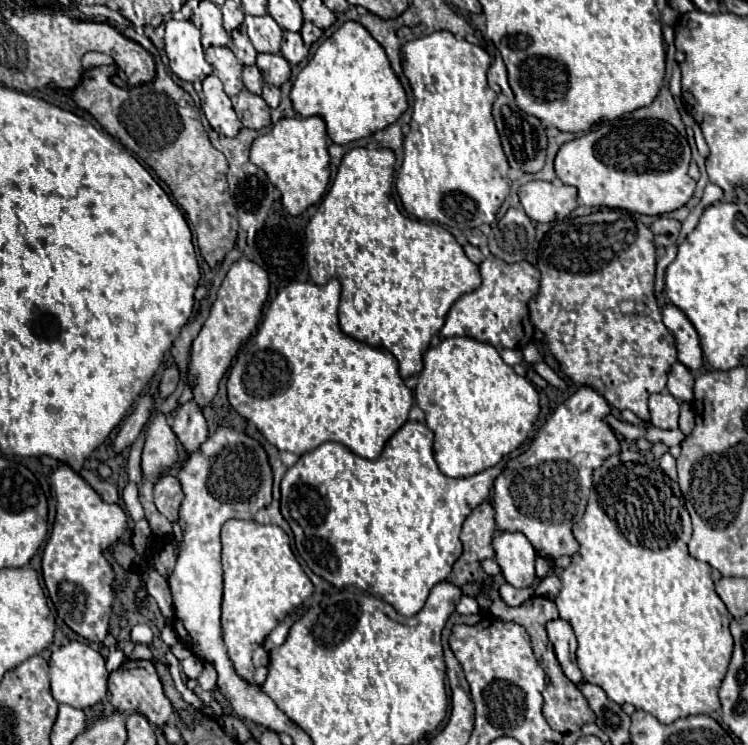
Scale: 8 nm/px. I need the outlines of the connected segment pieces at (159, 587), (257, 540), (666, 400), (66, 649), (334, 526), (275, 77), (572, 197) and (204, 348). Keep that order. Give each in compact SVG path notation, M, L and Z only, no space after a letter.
M156 570L150 574L148 578L148 594L158 602L160 610L162 610L162 616L164 618L172 618L174 616L174 608L172 608L172 596L170 596L170 588L168 588L168 582L164 576L160 576Z
M228 520L222 526L222 566L224 566L224 600L222 600L222 640L226 644L230 662L238 676L246 680L250 686L258 686L254 682L254 664L252 652L266 640L266 636L298 606L304 604L314 592L310 578L304 574L298 560L292 556L290 538L278 526L264 526L258 522L246 520Z
M668 392L652 394L648 406L650 406L650 422L652 422L652 426L662 428L662 430L678 428L680 404L672 394L668 394Z
M70 642L52 652L50 684L56 702L70 704L74 708L90 708L106 696L108 692L106 682L108 682L108 670L104 666L104 658L96 650L92 650L86 642Z
M410 420L410 422L406 422L406 424L386 442L386 446L384 446L380 458L376 458L376 460L360 458L360 456L356 456L354 452L350 452L346 446L342 446L342 444L338 444L338 442L324 442L324 444L320 444L318 448L314 448L314 450L302 454L300 460L298 460L292 468L288 468L288 472L286 472L284 478L282 478L282 502L280 502L282 516L284 516L284 520L286 520L286 522L290 524L290 528L292 528L298 554L302 556L302 560L308 564L308 568L310 568L316 576L324 578L326 582L330 582L330 584L336 586L336 588L356 586L356 588L360 588L360 590L364 590L364 592L368 592L368 594L372 594L372 596L378 596L378 598L386 600L386 602L388 602L398 614L402 614L402 616L414 616L414 614L418 614L418 612L422 610L422 604L426 602L428 592L432 590L432 586L448 578L448 574L452 572L452 564L454 564L456 558L462 554L462 542L460 542L460 538L458 538L458 536L460 536L462 522L466 520L466 516L468 516L478 504L482 504L482 502L488 498L496 476L502 472L502 468L504 468L504 464L506 464L506 460L508 460L508 458L504 458L500 464L496 464L496 466L492 466L492 468L488 468L488 470L484 470L484 472L478 472L478 474L474 474L474 476L468 476L468 478L448 478L448 476L444 476L444 474L438 470L438 466L436 466L436 462L434 462L434 456L432 456L432 440L434 440L434 434L428 430L426 424L422 424L422 422L412 422L412 420Z
M258 54L256 66L260 68L264 82L282 86L290 80L290 64L282 54Z
M532 180L518 190L524 212L534 222L564 220L578 206L578 190L574 186L556 186L544 180Z
M240 258L230 266L218 290L218 298L212 304L210 316L204 322L198 338L192 342L190 372L196 376L194 400L198 402L198 406L204 406L214 398L214 394L218 392L218 384L226 374L226 370L230 368L238 348L242 346L242 342L248 340L248 336L258 326L262 316L262 306L268 298L268 290L270 290L270 280L266 276L266 270L256 262L248 258Z

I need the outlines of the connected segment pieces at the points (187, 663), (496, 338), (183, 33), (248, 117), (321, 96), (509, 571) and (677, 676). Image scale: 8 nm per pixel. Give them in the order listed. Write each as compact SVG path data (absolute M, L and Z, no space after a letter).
M190 656L190 658L182 660L180 666L182 666L182 672L184 672L188 678L198 678L200 672L202 672L202 662L200 662L196 656Z
M490 254L480 264L480 276L482 284L474 292L456 300L454 306L450 308L446 324L440 330L440 338L468 336L486 342L496 350L524 348L528 342L532 342L532 332L534 332L534 326L530 324L528 316L528 302L538 294L540 288L538 268L534 268L526 260L516 264L506 264Z
M168 20L164 42L170 70L180 80L200 84L208 74L212 74L210 64L204 60L200 32L198 28L194 28L192 22Z
M242 90L234 100L234 110L244 128L266 128L270 126L270 106L256 94Z
M344 22L326 38L292 84L290 100L302 116L322 116L334 144L366 138L394 124L408 108L402 82L394 74L384 48L360 22Z
M498 532L492 544L504 580L514 588L532 586L536 552L528 538L520 532Z
M624 450L616 456L610 456L598 470L594 470L594 484L592 484L592 492L588 498L588 508L586 508L586 514L582 516L582 520L576 522L574 536L580 542L580 550L578 550L578 554L572 556L572 564L566 570L562 570L562 574L560 574L562 590L554 598L554 604L558 606L560 618L566 620L576 634L576 640L578 640L576 660L578 660L578 666L580 666L586 682L600 686L606 692L606 696L614 702L628 702L638 710L650 712L662 724L672 724L678 718L686 718L686 716L716 712L720 708L718 688L720 688L720 682L726 674L726 668L728 668L728 662L732 656L732 636L728 630L728 610L726 610L724 602L720 600L720 596L714 592L714 582L710 578L710 570L712 570L710 564L700 562L688 554L688 540L692 536L692 524L690 524L690 516L688 516L688 510L684 506L684 498L682 498L676 482L672 482L664 474L664 470L658 466L658 462L654 458L646 458L636 450Z

